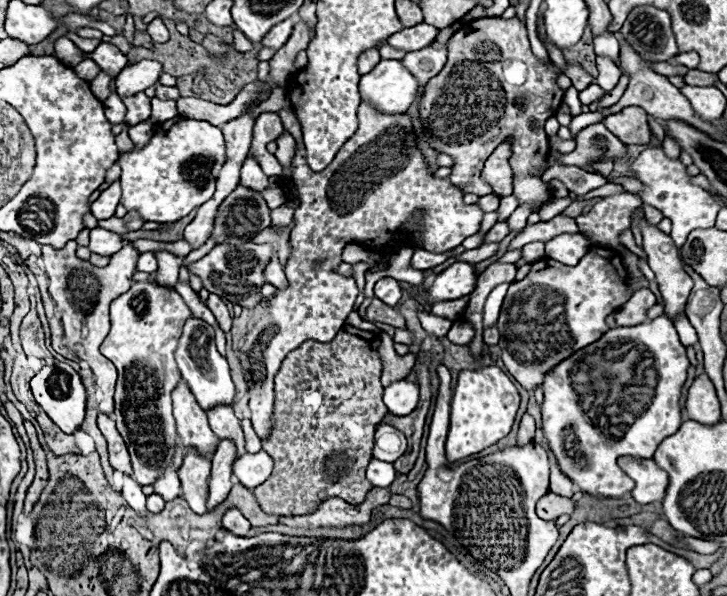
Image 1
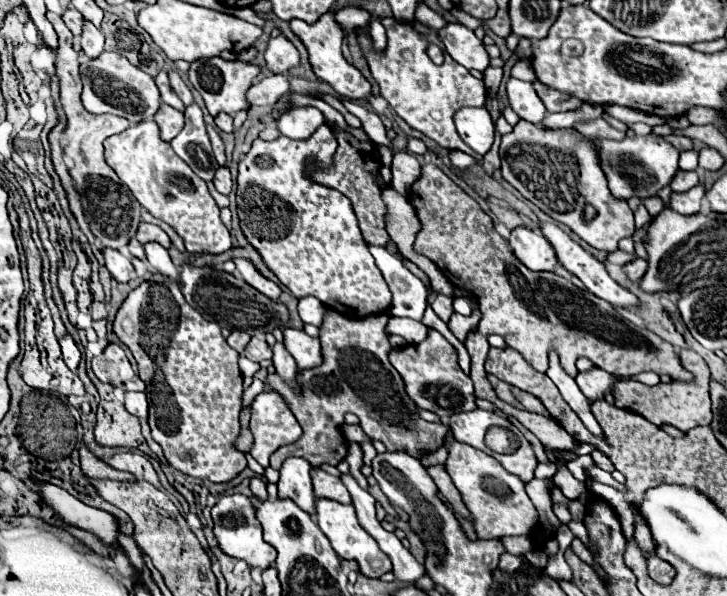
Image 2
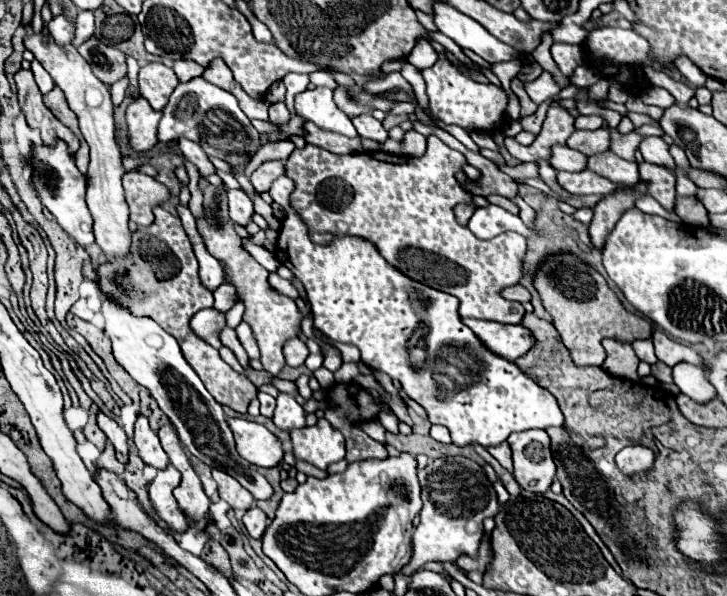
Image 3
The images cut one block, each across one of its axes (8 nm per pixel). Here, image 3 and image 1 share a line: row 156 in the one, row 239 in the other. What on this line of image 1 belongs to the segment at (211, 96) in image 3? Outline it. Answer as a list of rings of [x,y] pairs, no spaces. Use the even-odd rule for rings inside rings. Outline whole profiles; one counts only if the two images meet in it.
[[[238,186],[218,208],[218,216],[214,222],[214,230],[210,238],[216,238],[218,244],[244,244],[250,242],[258,232],[262,232],[270,224],[270,208],[266,206],[262,194],[248,190],[244,186]]]

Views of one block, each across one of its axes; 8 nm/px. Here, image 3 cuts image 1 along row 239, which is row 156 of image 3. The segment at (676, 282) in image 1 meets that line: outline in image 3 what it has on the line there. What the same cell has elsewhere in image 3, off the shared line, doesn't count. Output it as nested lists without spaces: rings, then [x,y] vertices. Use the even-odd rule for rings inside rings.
[[[648,136],[640,142],[640,152],[646,162],[652,164],[668,164],[668,168],[674,168],[674,160],[670,160],[668,144],[658,136]]]

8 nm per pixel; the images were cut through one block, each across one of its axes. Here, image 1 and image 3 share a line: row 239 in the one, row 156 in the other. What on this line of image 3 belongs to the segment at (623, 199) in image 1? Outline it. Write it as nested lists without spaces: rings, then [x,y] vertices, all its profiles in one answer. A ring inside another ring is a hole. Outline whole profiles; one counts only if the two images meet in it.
[[[606,150],[602,154],[594,154],[588,158],[586,170],[592,170],[608,180],[612,180],[618,186],[630,186],[636,184],[640,174],[638,174],[638,164],[636,162],[628,162],[622,160],[620,156],[616,156],[614,152]]]

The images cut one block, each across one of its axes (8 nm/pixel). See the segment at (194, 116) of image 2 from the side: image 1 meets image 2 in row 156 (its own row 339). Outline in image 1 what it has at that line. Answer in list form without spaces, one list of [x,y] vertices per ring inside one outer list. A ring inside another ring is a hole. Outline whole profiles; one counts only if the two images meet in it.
[[[190,318],[184,324],[184,332],[182,332],[182,338],[176,348],[176,362],[178,362],[178,368],[180,368],[188,388],[192,390],[198,404],[202,406],[202,410],[208,412],[216,406],[232,406],[234,404],[234,394],[236,394],[234,382],[230,378],[226,358],[222,354],[218,354],[218,350],[216,350],[214,328],[210,324],[206,324],[204,320],[198,320],[198,318]]]

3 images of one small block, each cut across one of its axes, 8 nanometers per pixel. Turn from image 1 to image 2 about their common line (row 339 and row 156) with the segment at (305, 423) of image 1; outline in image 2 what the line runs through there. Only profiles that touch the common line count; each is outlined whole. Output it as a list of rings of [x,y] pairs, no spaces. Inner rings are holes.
[[[332,128],[336,132],[338,138],[338,150],[334,154],[334,168],[330,170],[318,170],[312,168],[312,180],[318,180],[320,184],[326,184],[330,188],[338,188],[344,196],[350,198],[352,208],[358,216],[358,224],[362,230],[362,236],[368,244],[378,244],[384,246],[388,242],[388,234],[384,228],[384,214],[386,214],[386,206],[380,198],[380,188],[376,186],[376,182],[372,180],[371,174],[378,172],[382,163],[378,153],[378,146],[372,142],[358,142],[356,138],[352,138],[350,134]]]

